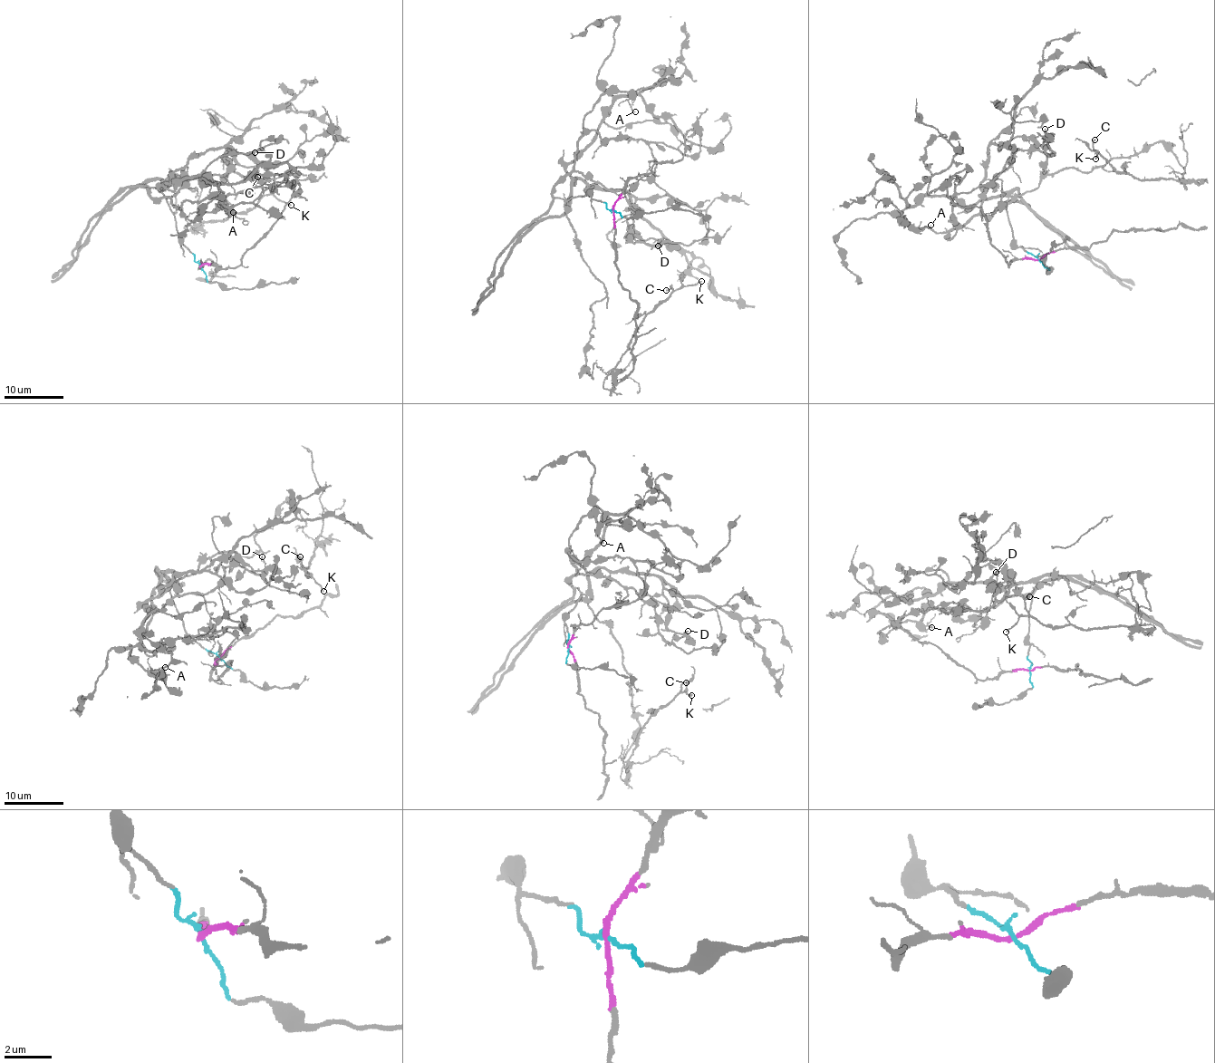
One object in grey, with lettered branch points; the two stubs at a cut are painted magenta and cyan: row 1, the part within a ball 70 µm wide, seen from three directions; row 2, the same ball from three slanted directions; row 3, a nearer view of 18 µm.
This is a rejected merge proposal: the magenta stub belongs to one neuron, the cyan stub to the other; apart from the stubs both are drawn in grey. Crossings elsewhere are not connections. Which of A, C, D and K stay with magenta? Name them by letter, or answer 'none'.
none

